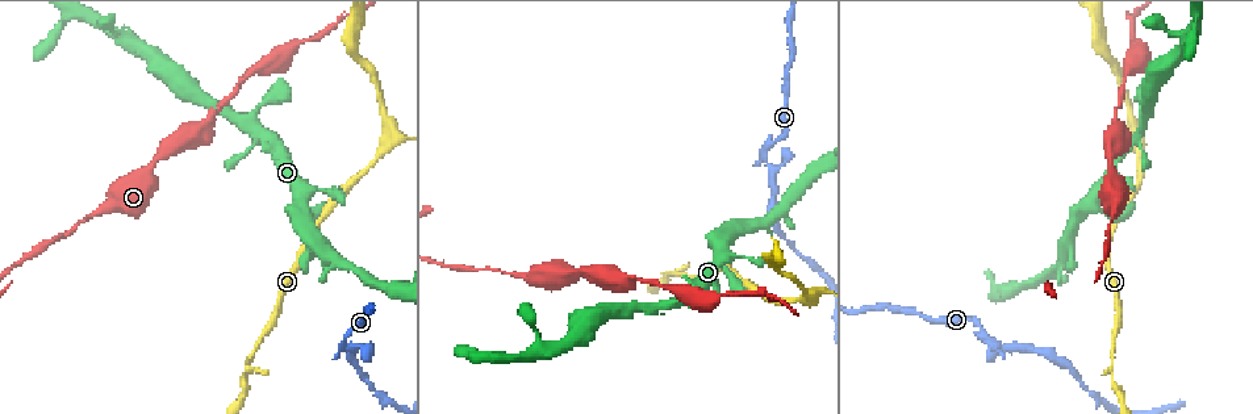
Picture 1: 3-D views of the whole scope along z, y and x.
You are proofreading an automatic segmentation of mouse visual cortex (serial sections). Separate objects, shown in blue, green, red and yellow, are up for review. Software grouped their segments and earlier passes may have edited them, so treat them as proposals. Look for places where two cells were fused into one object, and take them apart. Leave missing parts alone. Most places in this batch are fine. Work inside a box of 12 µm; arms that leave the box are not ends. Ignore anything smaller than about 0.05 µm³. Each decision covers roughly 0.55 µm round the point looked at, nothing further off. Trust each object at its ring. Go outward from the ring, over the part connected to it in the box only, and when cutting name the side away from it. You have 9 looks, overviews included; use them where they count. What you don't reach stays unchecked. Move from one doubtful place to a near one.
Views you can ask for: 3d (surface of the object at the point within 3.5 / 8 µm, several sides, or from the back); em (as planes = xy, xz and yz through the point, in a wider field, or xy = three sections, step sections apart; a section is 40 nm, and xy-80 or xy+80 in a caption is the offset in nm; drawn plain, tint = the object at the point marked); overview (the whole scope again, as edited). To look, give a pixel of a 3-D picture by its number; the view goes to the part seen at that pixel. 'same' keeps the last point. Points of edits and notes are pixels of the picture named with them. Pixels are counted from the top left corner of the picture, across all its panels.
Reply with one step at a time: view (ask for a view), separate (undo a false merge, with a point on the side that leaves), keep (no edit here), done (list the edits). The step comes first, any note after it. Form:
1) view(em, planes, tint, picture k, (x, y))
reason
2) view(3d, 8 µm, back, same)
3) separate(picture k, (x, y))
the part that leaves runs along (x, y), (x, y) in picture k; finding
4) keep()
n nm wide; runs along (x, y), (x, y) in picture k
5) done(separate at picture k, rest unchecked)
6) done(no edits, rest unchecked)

view(3d, 3.5 µm, picture 1, (1112, 217))

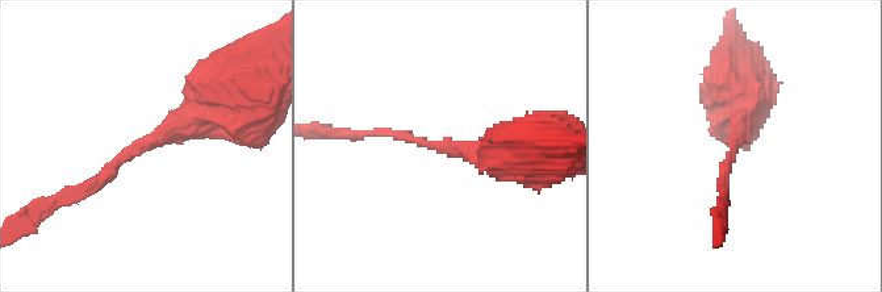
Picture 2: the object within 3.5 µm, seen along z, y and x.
view(em, planes, tint, picture 2, (735, 141))
arms of 150, 350 nm; need the tissue

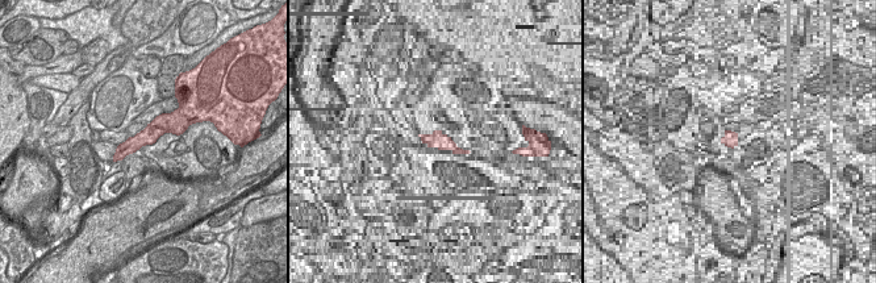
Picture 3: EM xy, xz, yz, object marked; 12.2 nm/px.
keep()
runs along (180, 127), (158, 127), (117, 157) in picture 3; continuous, no second cell

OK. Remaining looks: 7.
view(3d, 3.5 µm, picture 1, (1113, 363))
thin neck

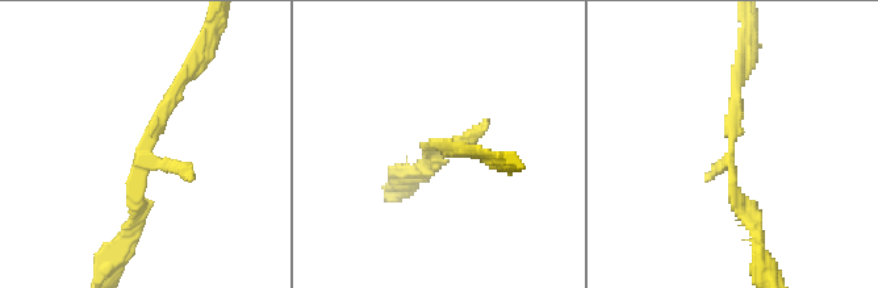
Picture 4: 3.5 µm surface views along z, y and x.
view(em, planes, tint, picture 4, (733, 148))

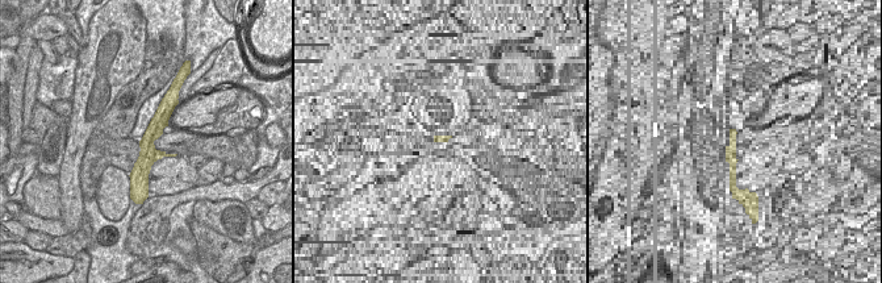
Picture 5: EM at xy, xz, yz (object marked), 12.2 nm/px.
keep()
all the same cell

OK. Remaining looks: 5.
view(3d, 3.5 µm, back, picture 1, (1006, 348))
sharp bend

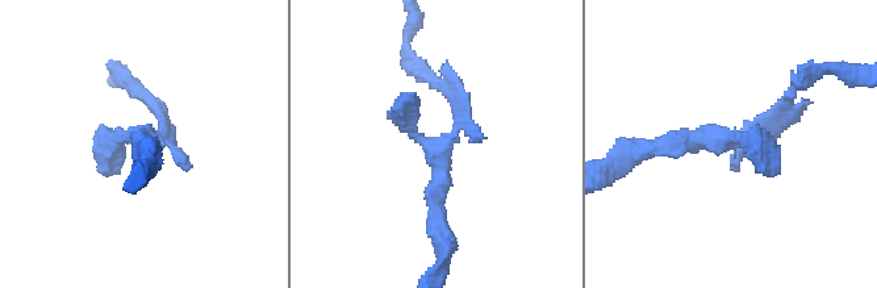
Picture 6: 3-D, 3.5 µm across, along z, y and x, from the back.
view(em, xy, step 3, plain, picture 6, (443, 147))
shape alone is not enough

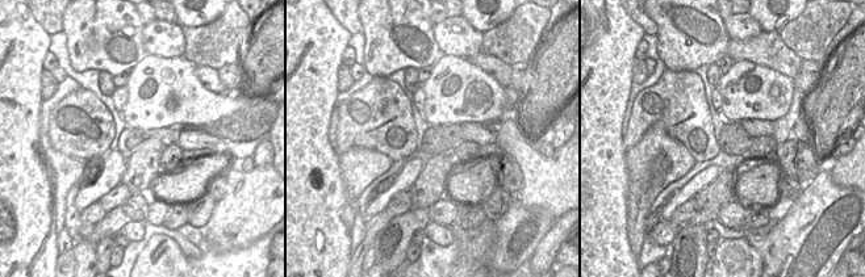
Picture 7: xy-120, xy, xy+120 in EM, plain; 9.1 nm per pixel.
view(em, xy, step 3, tint, same)
with the object marked

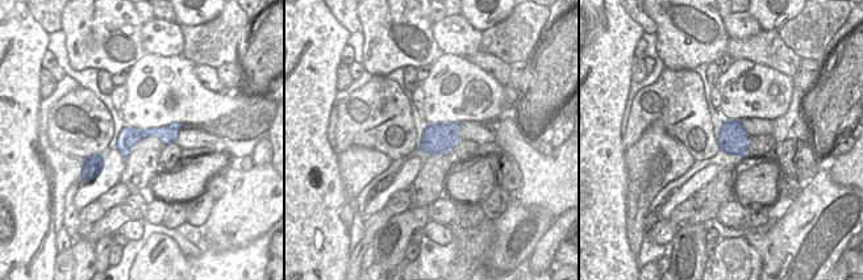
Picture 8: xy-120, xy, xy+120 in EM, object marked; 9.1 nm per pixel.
keep()
runs along (788, 97), (747, 134), (637, 150) in picture 6; all the same cell

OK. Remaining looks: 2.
view(3d, 3.5 µm, picture 1, (395, 135))
abrupt turn

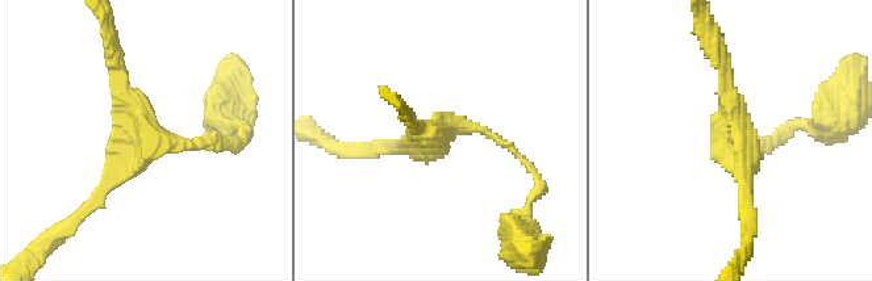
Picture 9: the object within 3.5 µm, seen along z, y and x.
keep()
runs along (86, 208), (142, 147), (113, 58) in picture 9; continuous, no second cell

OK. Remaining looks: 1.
done(no edits, rest unchecked)

